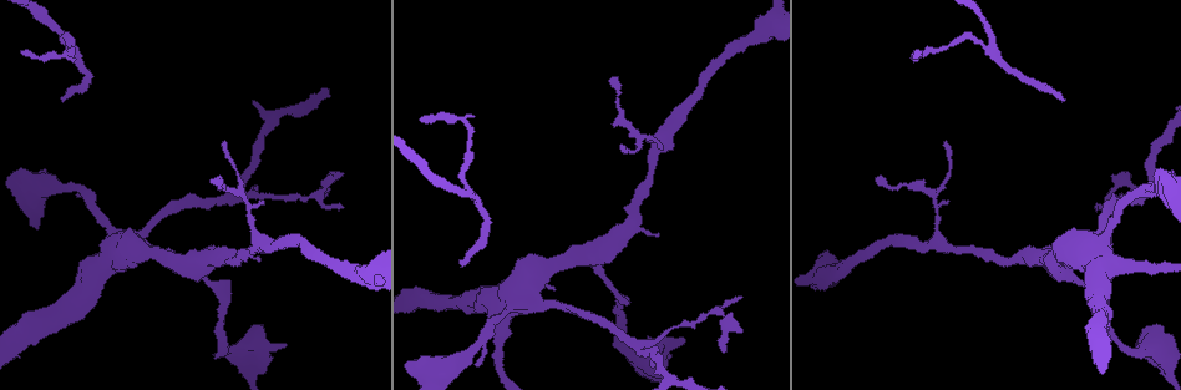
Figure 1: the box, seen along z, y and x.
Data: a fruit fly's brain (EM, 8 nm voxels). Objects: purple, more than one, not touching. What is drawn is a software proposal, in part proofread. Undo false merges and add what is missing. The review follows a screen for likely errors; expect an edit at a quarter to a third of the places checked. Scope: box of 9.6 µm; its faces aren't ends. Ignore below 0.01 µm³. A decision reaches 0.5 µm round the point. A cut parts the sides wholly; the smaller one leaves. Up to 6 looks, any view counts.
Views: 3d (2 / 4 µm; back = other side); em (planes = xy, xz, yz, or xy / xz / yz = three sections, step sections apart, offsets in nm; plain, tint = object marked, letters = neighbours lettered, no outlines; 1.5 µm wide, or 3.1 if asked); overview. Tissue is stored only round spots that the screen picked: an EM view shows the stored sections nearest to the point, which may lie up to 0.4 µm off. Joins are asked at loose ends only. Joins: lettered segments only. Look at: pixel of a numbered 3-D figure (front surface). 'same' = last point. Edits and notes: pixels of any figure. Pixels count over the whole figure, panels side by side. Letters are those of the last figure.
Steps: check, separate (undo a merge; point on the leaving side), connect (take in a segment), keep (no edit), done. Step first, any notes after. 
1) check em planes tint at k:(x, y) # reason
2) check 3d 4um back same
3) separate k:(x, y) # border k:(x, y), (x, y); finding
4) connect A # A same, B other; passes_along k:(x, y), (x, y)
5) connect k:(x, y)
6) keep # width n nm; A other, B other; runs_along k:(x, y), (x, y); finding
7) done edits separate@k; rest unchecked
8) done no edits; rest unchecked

check 3d 2um at 1:(461, 265) # long arm stops here

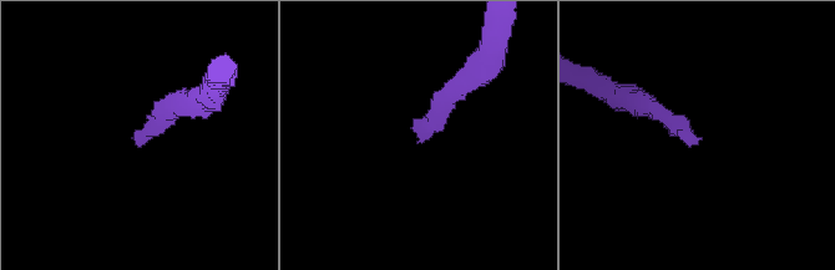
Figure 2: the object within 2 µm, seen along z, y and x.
check em planes letters at 2:(418, 141)

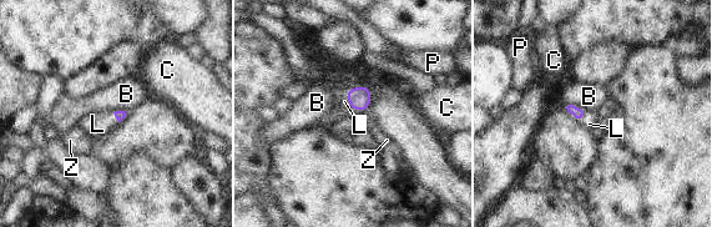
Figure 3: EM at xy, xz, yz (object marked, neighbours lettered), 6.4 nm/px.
connect L # B other, C other, L same, P other, Z other; passes_along 3:(359, 97), (347, 99), (341, 94); it goes on there

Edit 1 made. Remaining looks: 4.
check em planes letters at 1:(243, 196) # arms part here

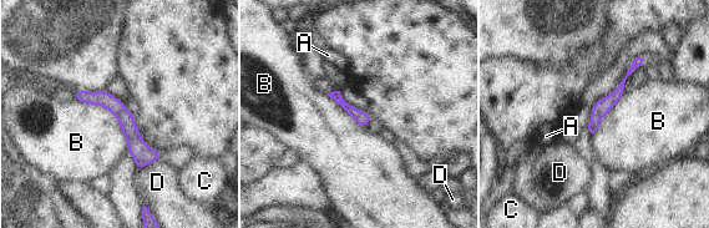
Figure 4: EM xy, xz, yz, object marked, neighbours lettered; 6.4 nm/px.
keep # width 90 nm; A other, B other, C other, D other; border 4:(75, 100), (107, 109), (127, 150); continuous, no second cell

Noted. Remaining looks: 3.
done edits connect@3; rest unchecked

